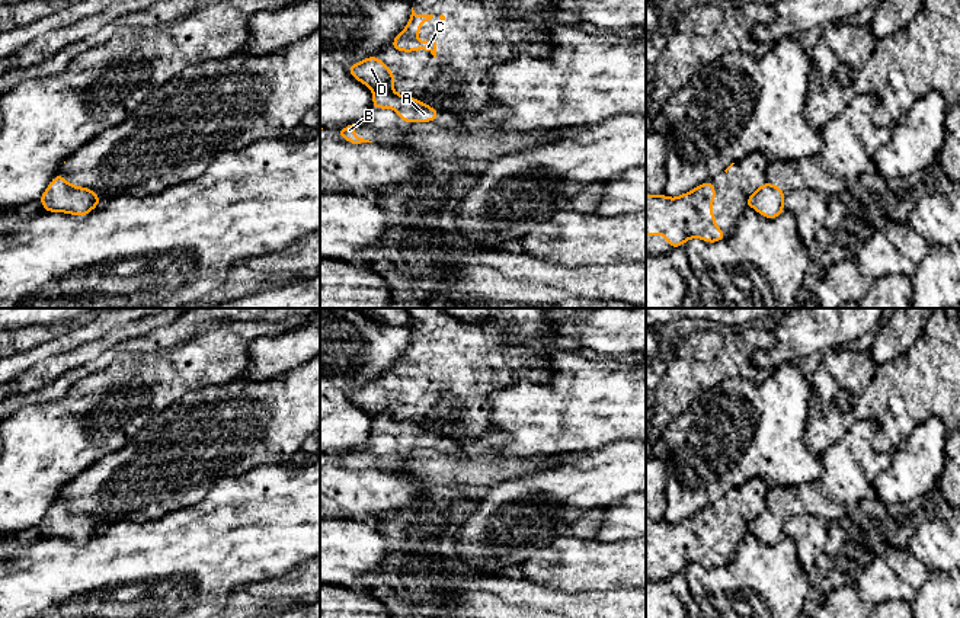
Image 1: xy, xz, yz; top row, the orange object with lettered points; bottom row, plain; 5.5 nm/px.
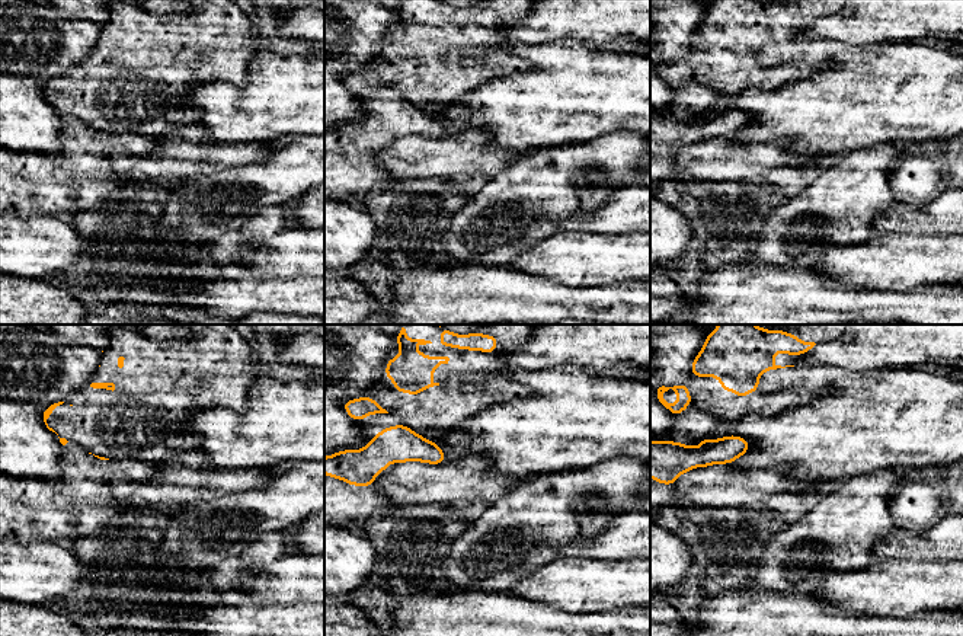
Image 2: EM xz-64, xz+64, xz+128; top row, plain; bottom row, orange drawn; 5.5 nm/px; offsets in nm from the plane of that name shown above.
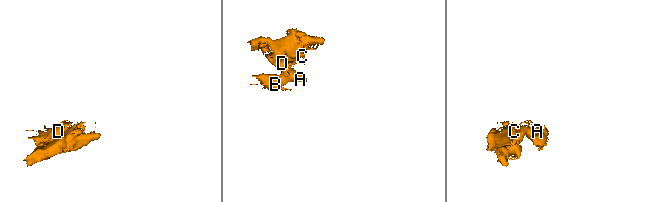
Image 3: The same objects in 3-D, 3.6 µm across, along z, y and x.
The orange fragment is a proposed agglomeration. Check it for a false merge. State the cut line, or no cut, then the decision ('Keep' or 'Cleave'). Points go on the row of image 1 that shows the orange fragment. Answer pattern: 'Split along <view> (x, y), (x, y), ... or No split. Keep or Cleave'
Split along xz (392, 85), (371, 89). Cleave

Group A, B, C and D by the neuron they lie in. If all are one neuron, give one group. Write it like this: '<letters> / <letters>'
A B / C D

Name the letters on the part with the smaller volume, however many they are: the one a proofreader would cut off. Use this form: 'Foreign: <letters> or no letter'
Foreign: A, B

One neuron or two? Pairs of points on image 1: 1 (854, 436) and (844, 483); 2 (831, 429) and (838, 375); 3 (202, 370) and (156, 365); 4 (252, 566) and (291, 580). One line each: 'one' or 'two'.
1: one
2: one
3: one
4: two

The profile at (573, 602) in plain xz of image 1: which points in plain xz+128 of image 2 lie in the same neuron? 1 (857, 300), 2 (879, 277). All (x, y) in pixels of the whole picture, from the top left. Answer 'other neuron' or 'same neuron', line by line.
1: same neuron
2: other neuron

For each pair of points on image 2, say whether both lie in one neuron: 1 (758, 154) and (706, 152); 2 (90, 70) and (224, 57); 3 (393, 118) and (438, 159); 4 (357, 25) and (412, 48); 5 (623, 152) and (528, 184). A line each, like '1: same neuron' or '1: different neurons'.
1: same neuron
2: same neuron
3: different neurons
4: different neurons
5: same neuron

